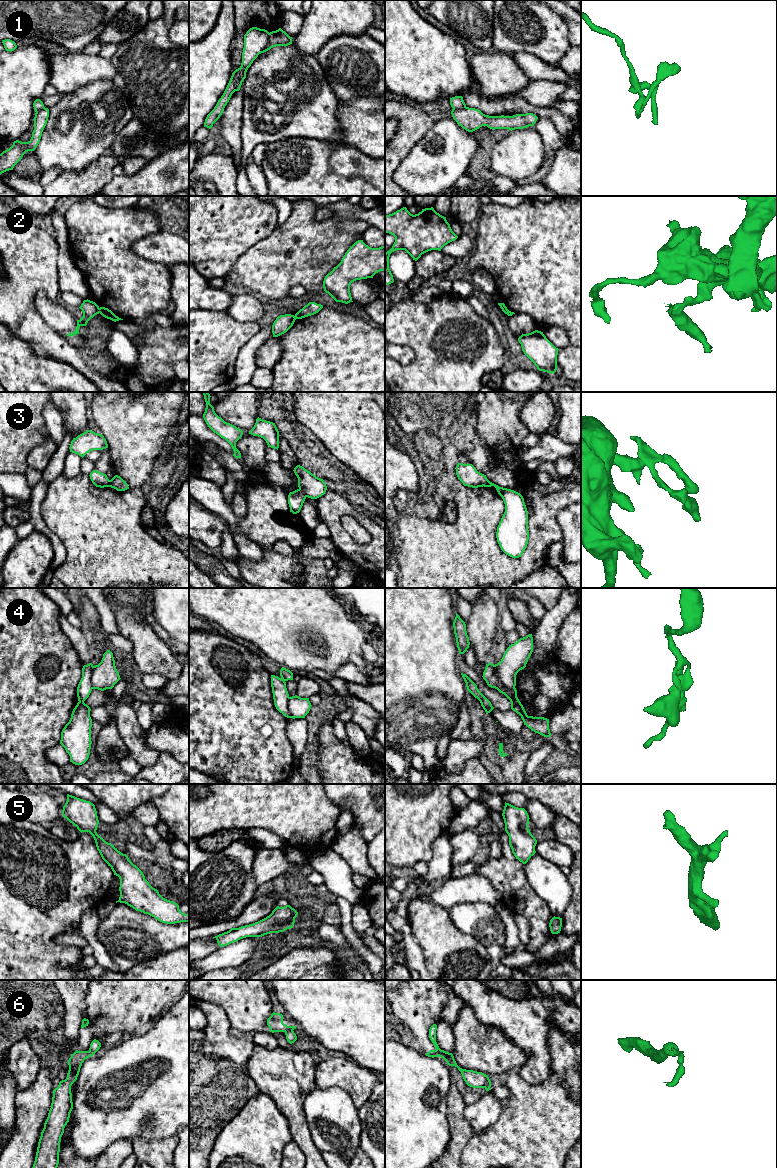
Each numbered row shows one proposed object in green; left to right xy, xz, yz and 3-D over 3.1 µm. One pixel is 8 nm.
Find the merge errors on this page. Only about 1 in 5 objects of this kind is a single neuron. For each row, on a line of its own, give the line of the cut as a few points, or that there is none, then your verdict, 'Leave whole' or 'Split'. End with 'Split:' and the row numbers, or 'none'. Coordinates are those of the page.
1: Split along xz (240, 68), (241, 75), (234, 90). Split
2: Split along xy (98, 308), (99, 312). Split
3: Split along xz (299, 488), (306, 496). Split
4: Split along yz (493, 665), (498, 680), (506, 688), (513, 689). Split
5: No split. Leave whole
6: Split along xz (292, 1029), (285, 1032). Split
Split: 1, 2, 3, 4, 6

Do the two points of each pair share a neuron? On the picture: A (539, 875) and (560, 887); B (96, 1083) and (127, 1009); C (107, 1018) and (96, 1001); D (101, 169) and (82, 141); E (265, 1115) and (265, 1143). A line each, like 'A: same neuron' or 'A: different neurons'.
A: same neuron
B: different neurons
C: same neuron
D: different neurons
E: same neuron

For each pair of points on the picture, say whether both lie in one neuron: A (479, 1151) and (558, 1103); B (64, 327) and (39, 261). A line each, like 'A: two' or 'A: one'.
A: one
B: two

